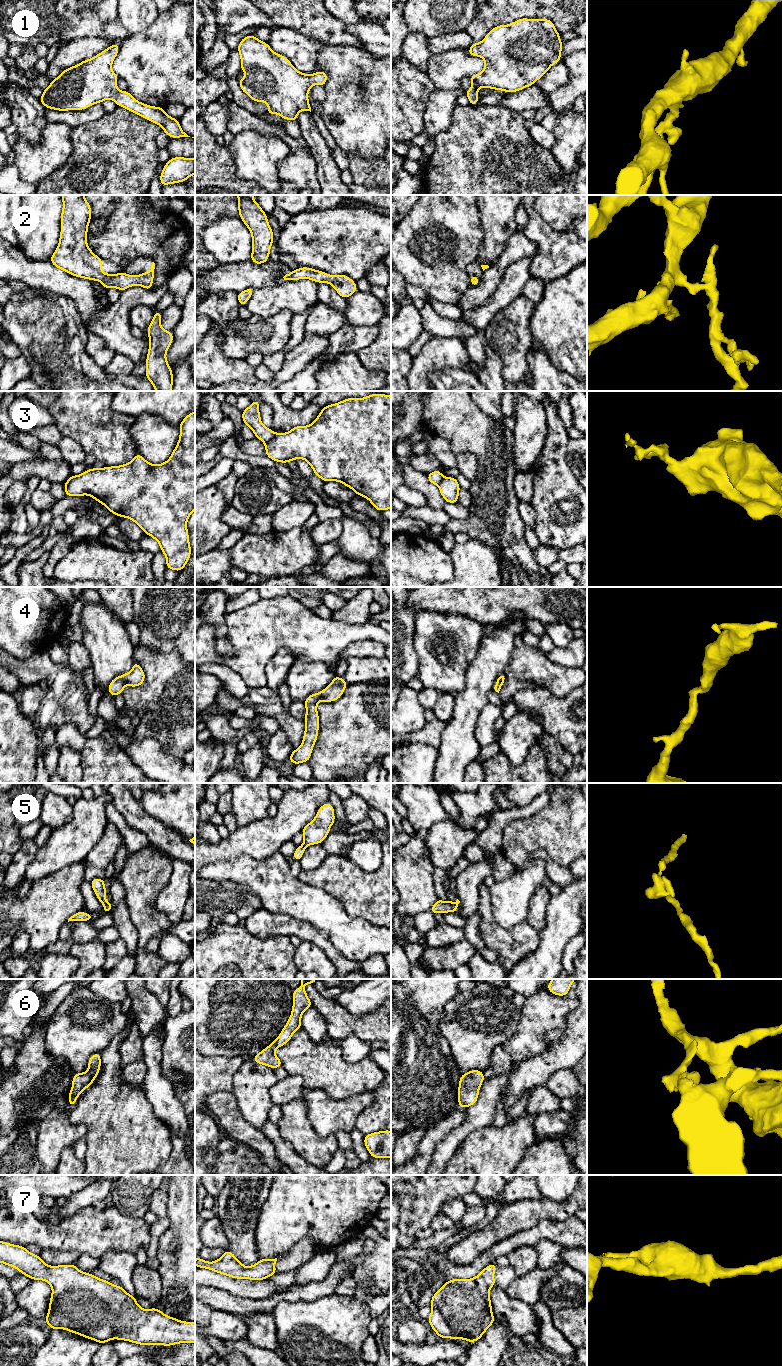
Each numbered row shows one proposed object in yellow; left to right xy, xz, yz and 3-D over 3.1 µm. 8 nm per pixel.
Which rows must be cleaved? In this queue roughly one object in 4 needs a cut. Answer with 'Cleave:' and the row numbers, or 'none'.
Cleave: 3, 5

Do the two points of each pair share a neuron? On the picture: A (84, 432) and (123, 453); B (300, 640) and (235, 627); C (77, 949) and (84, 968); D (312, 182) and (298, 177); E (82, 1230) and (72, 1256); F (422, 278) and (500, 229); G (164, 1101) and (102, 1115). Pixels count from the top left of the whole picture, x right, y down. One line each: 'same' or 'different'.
A: same
B: same
C: same
D: same
E: different
F: different
G: different

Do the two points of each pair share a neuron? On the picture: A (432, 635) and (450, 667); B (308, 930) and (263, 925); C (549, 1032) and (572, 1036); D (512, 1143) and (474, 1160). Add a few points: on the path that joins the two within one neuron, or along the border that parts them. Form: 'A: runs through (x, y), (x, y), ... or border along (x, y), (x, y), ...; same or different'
A: runs through (440, 643), (444, 647), (444, 659); same
B: runs through (297, 928), (274, 927); same
C: border along (570, 1012), (566, 1017), (560, 1037), (544, 1050); different
D: runs through (503, 1148), (483, 1160); same

